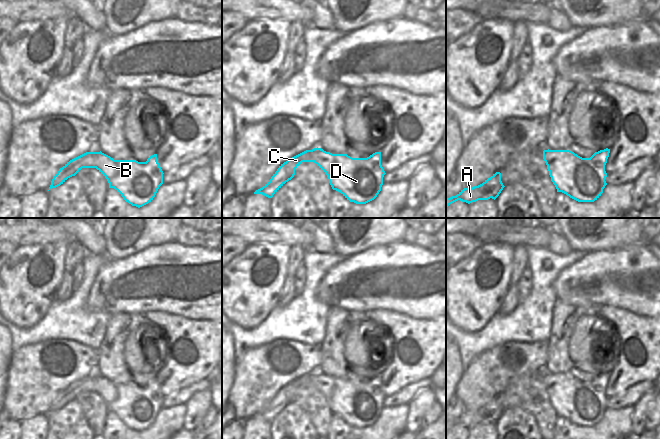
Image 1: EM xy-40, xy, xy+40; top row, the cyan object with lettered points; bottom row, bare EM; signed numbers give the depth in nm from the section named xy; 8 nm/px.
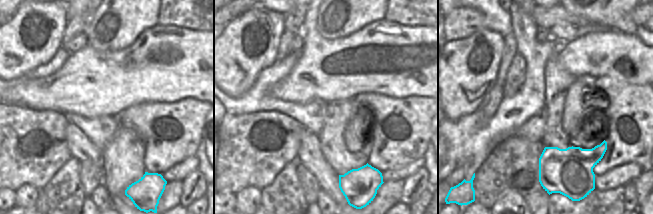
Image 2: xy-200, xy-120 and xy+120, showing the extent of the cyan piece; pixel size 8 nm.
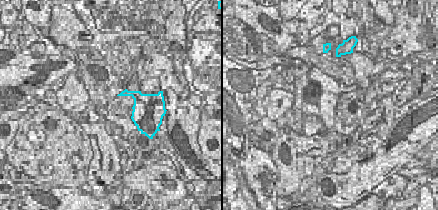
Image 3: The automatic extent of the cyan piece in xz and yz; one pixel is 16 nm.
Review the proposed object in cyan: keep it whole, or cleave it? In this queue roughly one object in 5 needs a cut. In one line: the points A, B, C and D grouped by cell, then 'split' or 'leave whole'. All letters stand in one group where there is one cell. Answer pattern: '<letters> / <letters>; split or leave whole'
A B C D; leave whole

